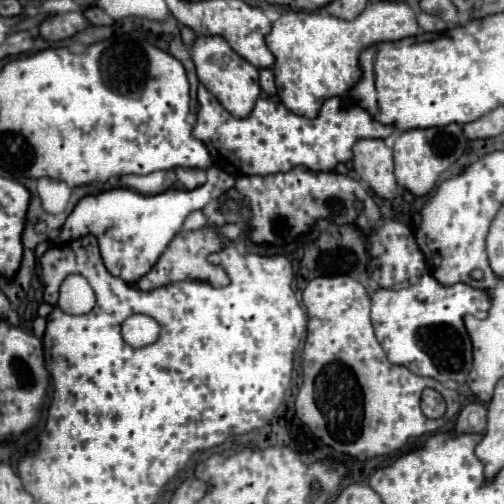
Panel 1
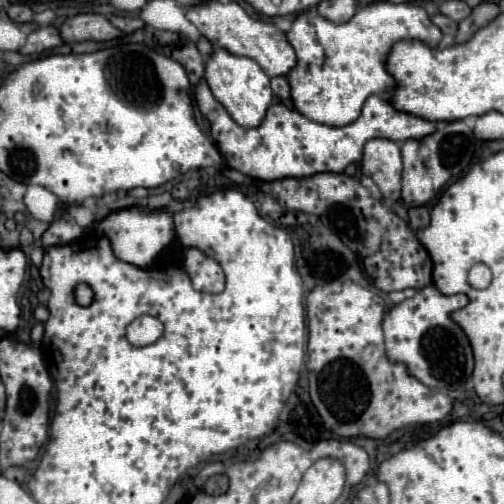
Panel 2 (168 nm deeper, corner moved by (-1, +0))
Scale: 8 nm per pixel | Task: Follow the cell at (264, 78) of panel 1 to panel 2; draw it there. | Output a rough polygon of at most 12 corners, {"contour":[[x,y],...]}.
{"contour":[[285,76],[271,78],[271,90],[279,100],[289,98]]}

